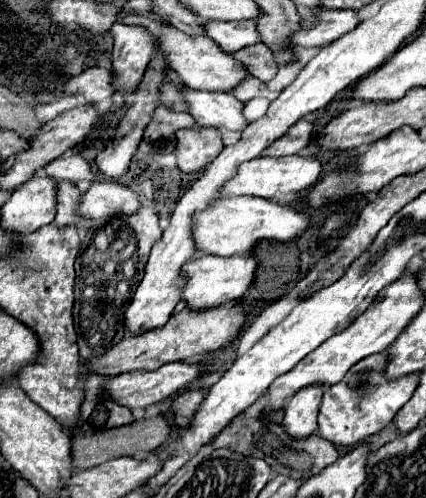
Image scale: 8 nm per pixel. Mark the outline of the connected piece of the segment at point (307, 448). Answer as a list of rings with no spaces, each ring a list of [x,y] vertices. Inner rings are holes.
[[[243,414],[237,416],[213,442],[213,448],[229,448],[233,452],[239,454],[247,454],[253,458],[263,458],[269,466],[271,466],[271,474],[273,476],[289,476],[295,480],[307,480],[311,476],[317,476],[323,468],[327,468],[331,462],[335,462],[339,458],[337,446],[319,438],[317,434],[313,434],[307,440],[295,440],[295,438],[287,438],[283,426],[279,424],[267,424],[267,422],[259,422],[259,418],[245,418]]]

